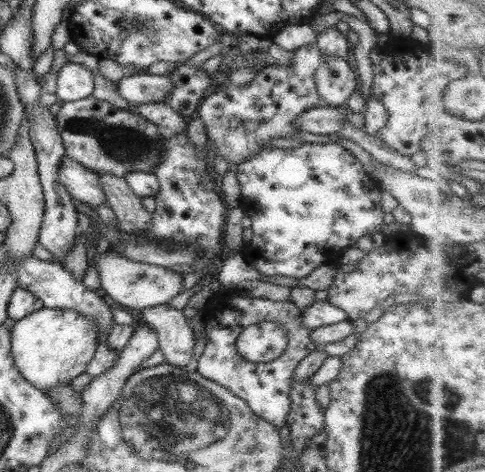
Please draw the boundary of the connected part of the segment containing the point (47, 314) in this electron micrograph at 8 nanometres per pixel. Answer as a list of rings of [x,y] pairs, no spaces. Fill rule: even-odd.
[[[39,308],[31,314],[8,324],[10,331],[10,351],[19,374],[39,390],[52,389],[57,385],[67,385],[76,376],[85,373],[87,363],[93,358],[98,345],[98,326],[73,310]]]

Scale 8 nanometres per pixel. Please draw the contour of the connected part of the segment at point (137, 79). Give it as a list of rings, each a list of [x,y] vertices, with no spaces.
[[[139,72],[115,83],[119,98],[131,105],[161,103],[171,93],[169,77]]]

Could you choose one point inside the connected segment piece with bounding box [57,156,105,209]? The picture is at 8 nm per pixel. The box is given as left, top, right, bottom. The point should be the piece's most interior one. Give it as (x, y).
(80, 183)

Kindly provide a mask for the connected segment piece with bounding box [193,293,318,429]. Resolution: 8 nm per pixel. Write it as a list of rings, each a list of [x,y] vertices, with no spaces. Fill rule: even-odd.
[[[214,293],[204,304],[200,316],[204,321],[205,345],[193,368],[203,377],[220,384],[235,396],[247,403],[247,406],[271,426],[281,429],[285,424],[290,409],[288,397],[292,387],[292,374],[298,362],[301,362],[311,351],[318,348],[310,337],[307,327],[300,325],[299,311],[289,300],[272,302],[266,298],[251,298],[227,294],[219,298]],[[217,300],[219,311],[217,311]],[[278,322],[286,332],[284,351],[275,360],[266,363],[247,362],[236,349],[235,339],[241,330],[255,323]]]

